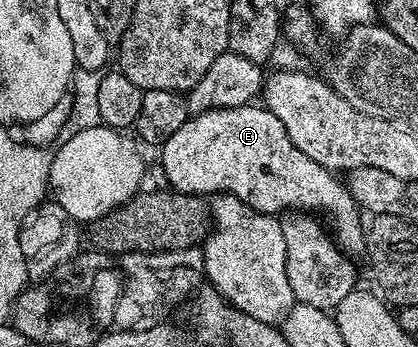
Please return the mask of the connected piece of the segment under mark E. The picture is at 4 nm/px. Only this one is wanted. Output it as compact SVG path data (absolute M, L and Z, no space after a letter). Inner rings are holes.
M260 104L193 113L175 135L165 140L159 153L161 169L172 192L190 195L230 193L251 208L270 215L280 214L286 207L293 211L321 209L320 216L333 224L331 237L342 254L365 252L366 226L363 221L361 225L361 206L348 188L333 178L336 176L330 170L315 163L315 159L307 159L307 155L291 143L287 127L275 119L270 109Z

